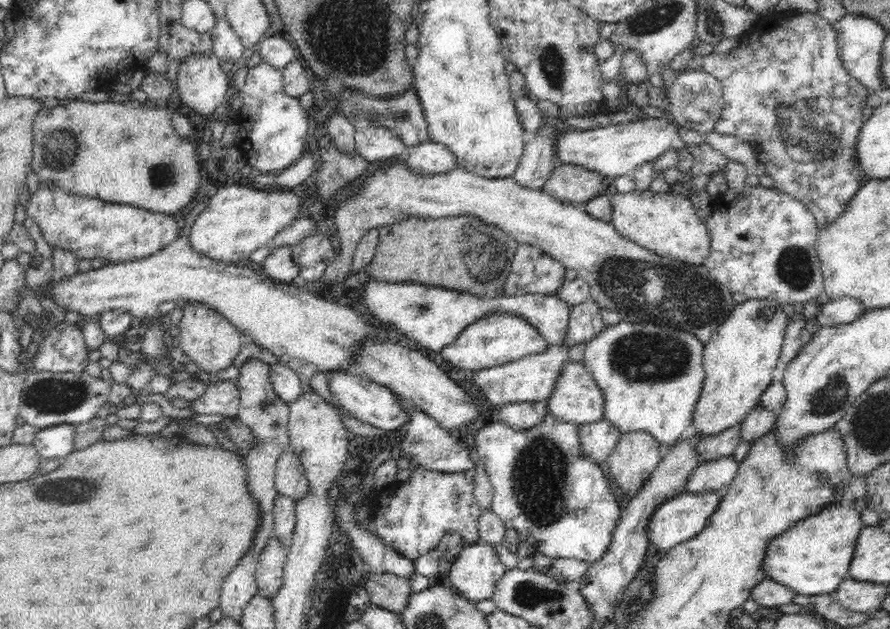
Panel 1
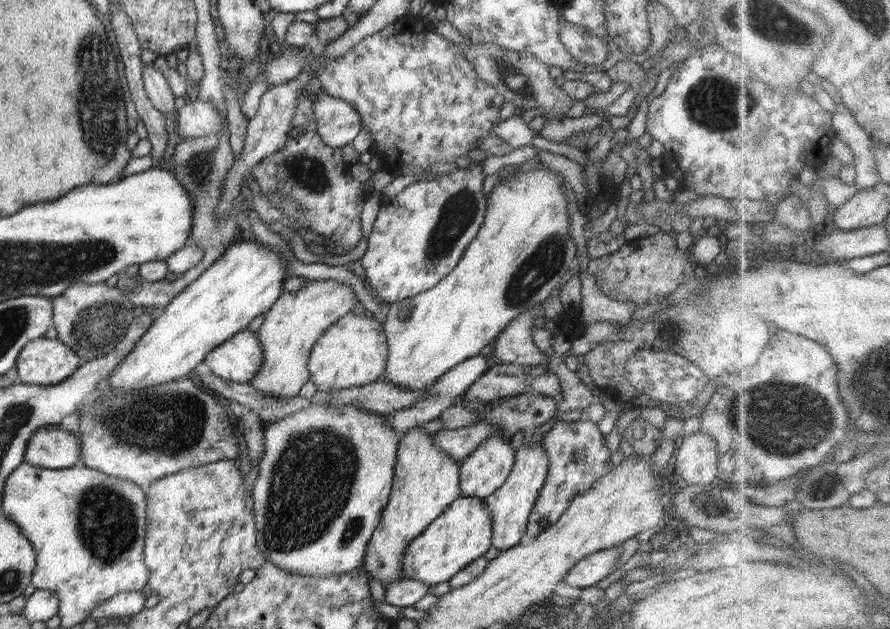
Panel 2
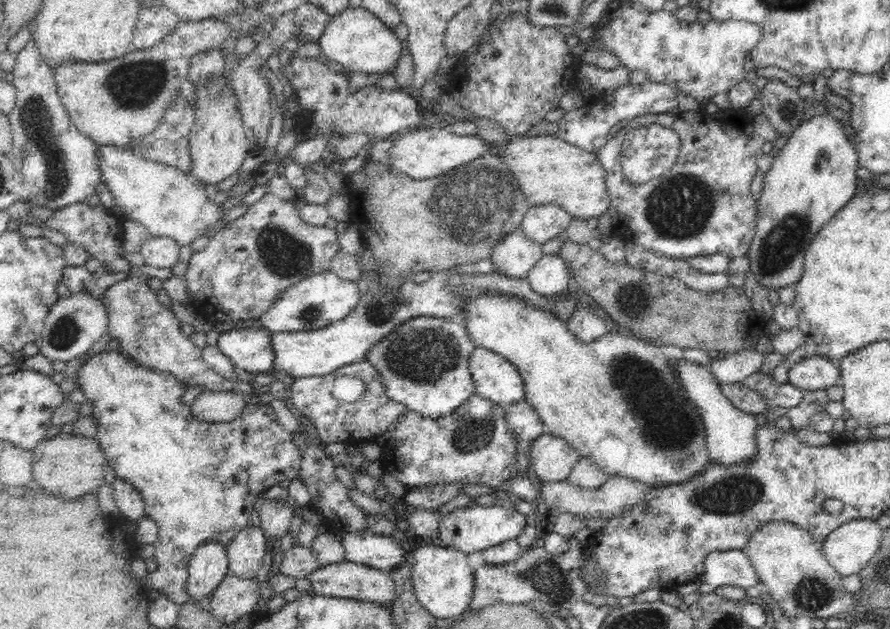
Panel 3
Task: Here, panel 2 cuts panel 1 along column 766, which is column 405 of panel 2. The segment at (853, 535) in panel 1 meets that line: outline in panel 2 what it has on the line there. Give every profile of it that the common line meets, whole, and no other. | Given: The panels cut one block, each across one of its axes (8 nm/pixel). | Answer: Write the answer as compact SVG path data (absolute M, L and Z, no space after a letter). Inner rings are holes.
M460 497L435 518L406 546L400 572L404 579L412 578L424 584L436 585L458 574L470 562L480 558L491 546L492 521L485 499Z

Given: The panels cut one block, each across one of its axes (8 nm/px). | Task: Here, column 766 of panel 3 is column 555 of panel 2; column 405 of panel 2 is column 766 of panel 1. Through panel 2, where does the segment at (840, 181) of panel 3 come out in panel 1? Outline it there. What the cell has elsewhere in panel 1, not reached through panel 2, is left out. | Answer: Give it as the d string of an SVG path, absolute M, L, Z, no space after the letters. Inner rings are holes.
M748 298L746 302L737 304L726 321L718 325L710 341L703 348L703 369L705 379L698 397L693 419L688 434L700 436L714 436L740 424L752 408L759 405L762 393L773 381L775 369L779 363L784 331L788 317L784 314L783 306L775 300L766 298Z

